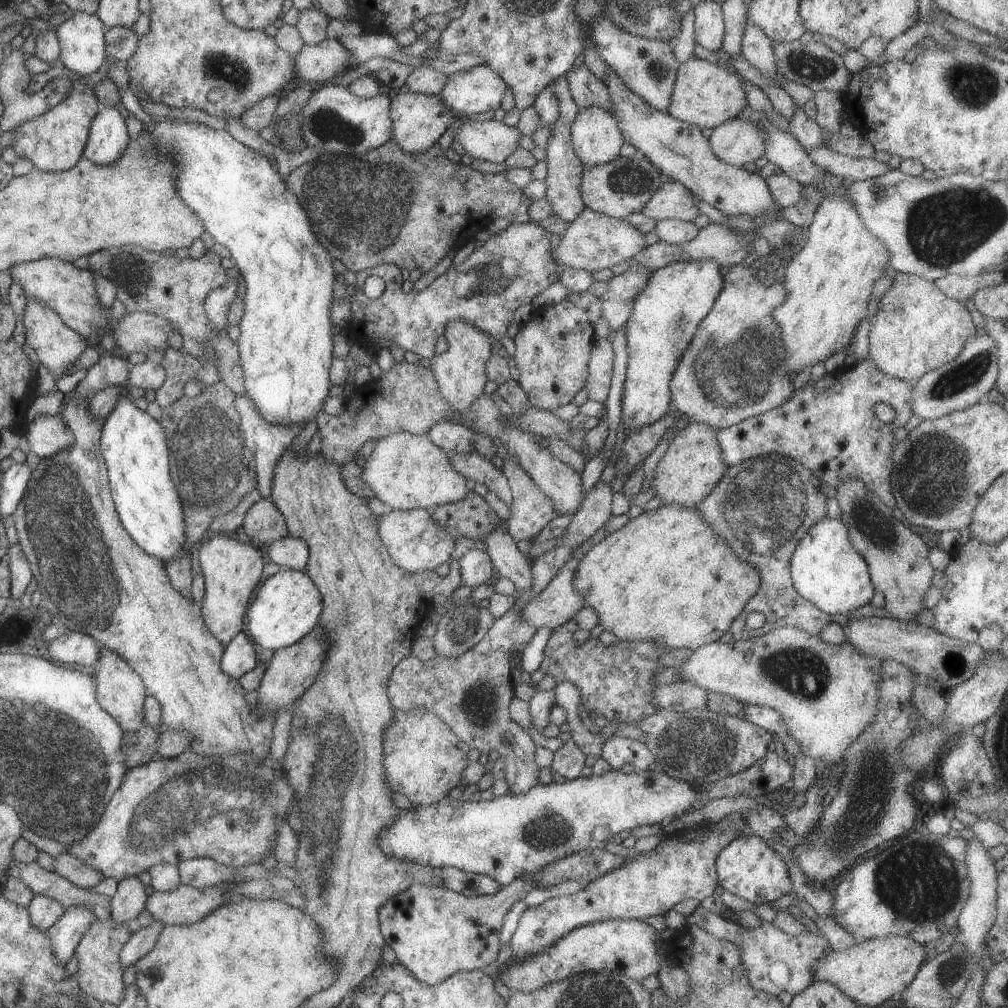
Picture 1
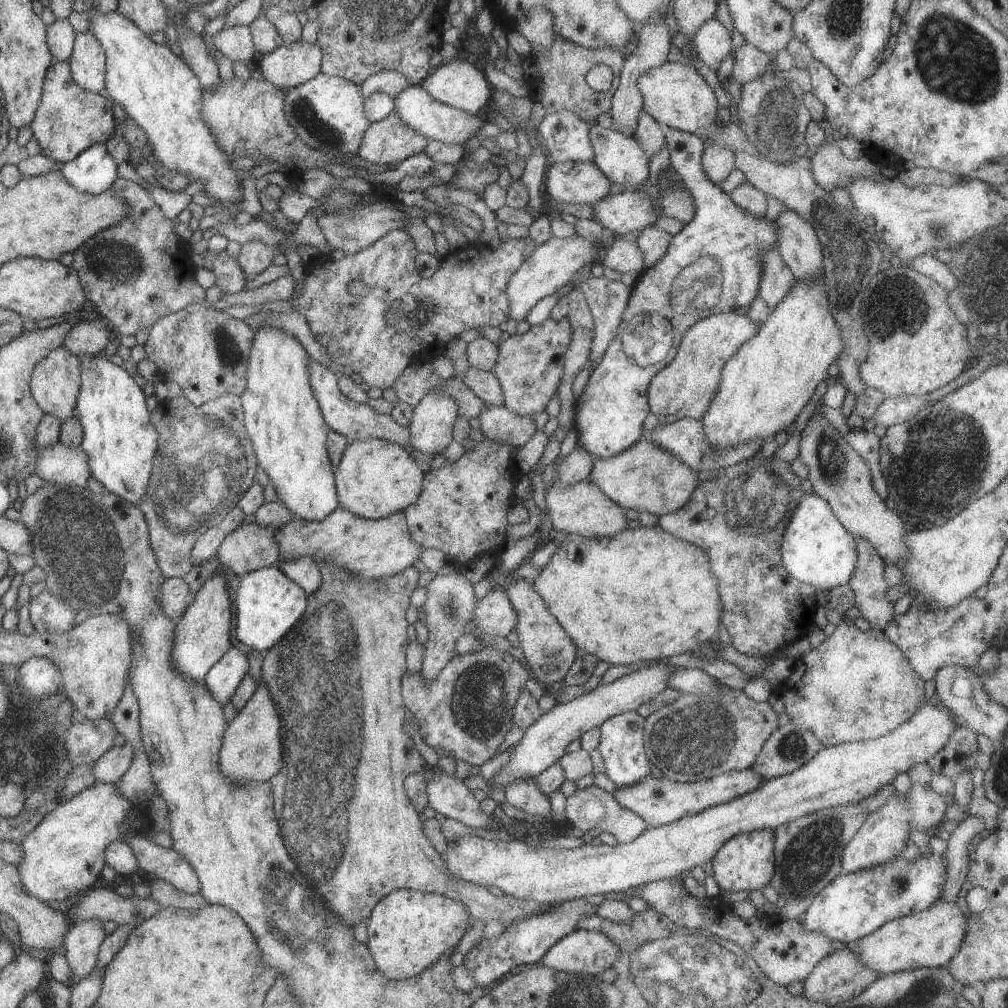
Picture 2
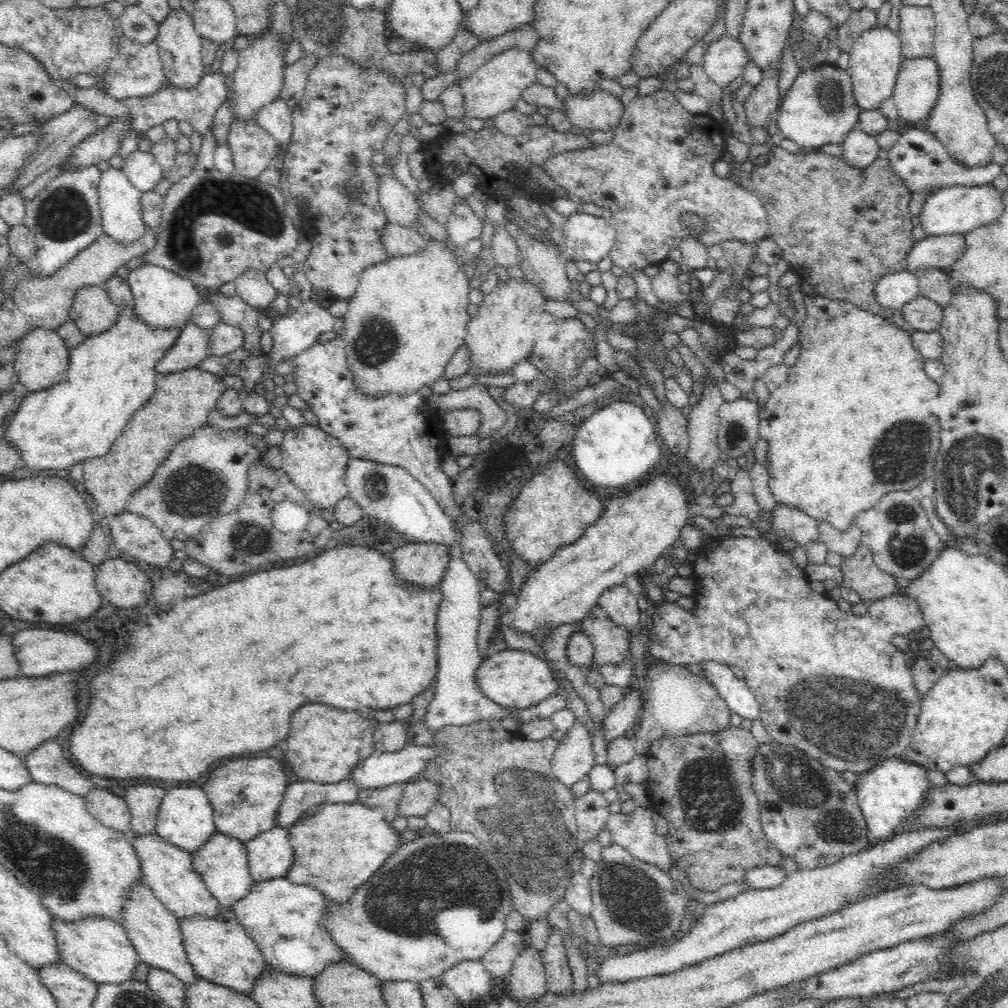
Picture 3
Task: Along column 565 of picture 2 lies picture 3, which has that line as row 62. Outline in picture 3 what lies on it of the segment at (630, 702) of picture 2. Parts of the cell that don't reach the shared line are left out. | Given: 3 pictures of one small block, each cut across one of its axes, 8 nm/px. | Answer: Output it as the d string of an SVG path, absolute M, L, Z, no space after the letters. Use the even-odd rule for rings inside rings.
M724 34L720 39L710 43L704 54L702 65L708 77L723 89L750 64L752 58L746 51L740 39L735 39Z

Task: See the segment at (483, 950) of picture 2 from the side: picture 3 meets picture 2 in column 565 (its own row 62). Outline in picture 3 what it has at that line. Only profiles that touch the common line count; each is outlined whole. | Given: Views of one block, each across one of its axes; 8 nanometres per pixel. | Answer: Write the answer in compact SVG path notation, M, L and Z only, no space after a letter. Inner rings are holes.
M933 56L904 58L896 76L892 100L899 118L918 122L929 116L940 92L940 70Z

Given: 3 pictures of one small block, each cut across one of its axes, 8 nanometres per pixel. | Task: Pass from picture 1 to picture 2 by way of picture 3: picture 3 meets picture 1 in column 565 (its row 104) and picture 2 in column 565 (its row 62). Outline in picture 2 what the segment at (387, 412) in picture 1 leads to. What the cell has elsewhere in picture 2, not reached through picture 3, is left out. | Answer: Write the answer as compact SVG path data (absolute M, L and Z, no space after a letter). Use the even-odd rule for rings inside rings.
M584 479L578 484L564 486L554 482L546 489L546 505L552 517L552 527L556 535L574 534L582 537L612 538L628 529L626 510L615 504L592 481Z

